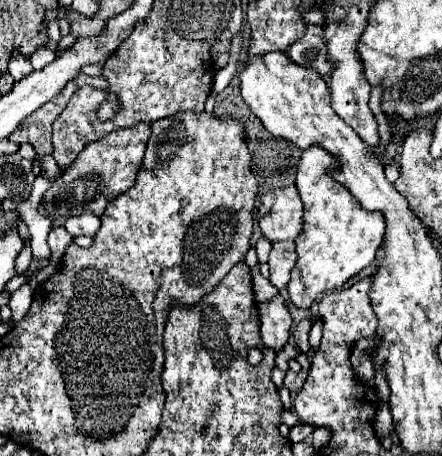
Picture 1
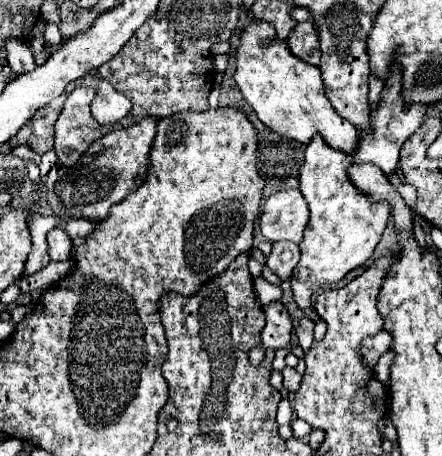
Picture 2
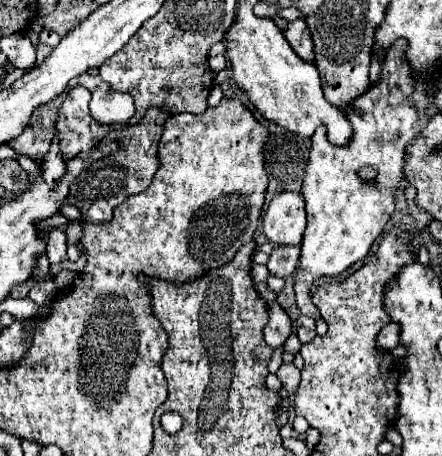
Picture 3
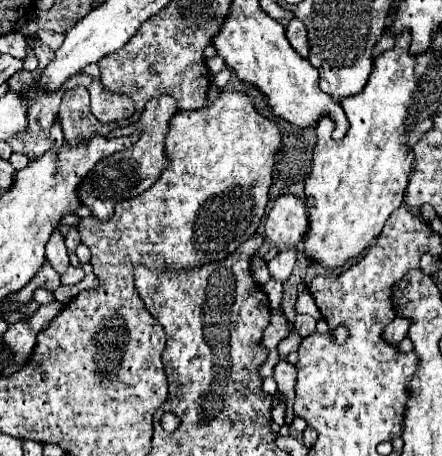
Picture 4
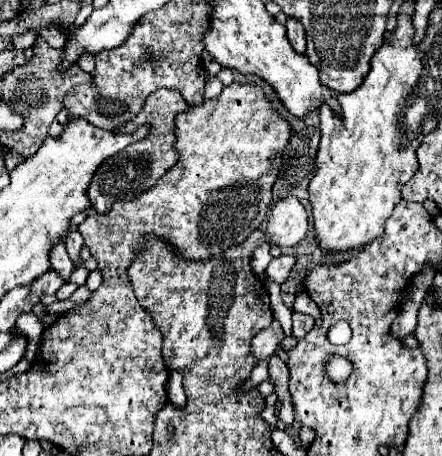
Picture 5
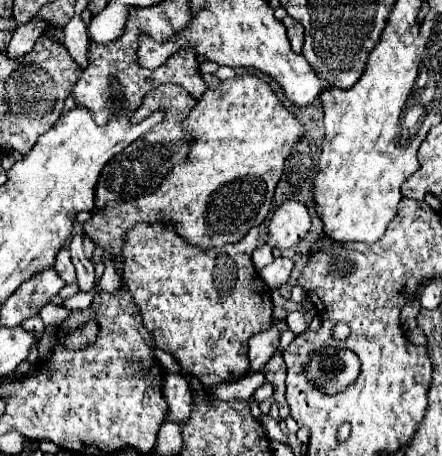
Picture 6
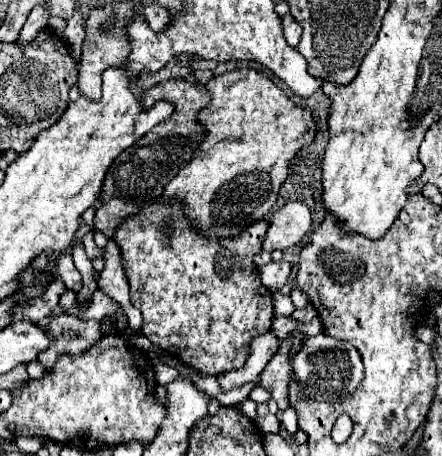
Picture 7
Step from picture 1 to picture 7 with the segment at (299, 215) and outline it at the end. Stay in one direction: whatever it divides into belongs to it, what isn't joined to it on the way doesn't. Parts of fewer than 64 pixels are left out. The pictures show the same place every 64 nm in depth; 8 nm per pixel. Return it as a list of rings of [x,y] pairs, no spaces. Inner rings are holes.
[[[290,202],[276,210],[270,218],[270,228],[266,232],[262,248],[266,252],[290,248],[304,238],[304,234],[310,230],[310,224],[312,218],[308,206],[304,202]]]

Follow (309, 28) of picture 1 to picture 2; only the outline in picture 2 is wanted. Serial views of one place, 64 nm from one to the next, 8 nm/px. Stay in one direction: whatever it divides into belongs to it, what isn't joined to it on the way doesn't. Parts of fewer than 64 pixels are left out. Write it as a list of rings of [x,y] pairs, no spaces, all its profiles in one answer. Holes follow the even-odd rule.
[[[298,22],[294,30],[288,36],[288,48],[292,50],[294,56],[300,60],[318,66],[320,62],[320,52],[318,52],[318,36],[316,30],[310,22]]]

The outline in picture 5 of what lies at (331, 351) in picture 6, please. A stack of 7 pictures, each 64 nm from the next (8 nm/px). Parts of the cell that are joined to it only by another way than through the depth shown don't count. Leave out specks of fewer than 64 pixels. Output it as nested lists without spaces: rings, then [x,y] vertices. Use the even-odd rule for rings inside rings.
[[[332,354],[330,360],[326,362],[324,366],[324,372],[326,376],[334,382],[334,384],[340,384],[344,380],[348,380],[348,376],[352,374],[352,362],[346,358],[346,356],[340,356],[340,354]]]

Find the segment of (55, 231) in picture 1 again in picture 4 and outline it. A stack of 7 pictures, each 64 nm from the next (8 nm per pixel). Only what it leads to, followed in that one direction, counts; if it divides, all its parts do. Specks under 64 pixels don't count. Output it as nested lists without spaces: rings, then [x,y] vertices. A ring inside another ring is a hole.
[[[56,230],[48,244],[46,244],[46,260],[50,262],[50,266],[58,272],[58,274],[64,274],[70,266],[70,260],[68,260],[68,252],[66,252],[66,246],[64,246],[64,236],[60,230]]]

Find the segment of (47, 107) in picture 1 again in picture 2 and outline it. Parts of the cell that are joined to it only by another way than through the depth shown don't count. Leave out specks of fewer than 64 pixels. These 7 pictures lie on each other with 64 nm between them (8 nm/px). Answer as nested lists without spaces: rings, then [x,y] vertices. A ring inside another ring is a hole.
[[[70,84],[66,88],[66,92],[52,100],[52,104],[46,104],[44,108],[40,108],[40,112],[36,112],[36,116],[32,116],[32,120],[28,120],[28,124],[24,124],[24,128],[10,140],[10,146],[30,146],[36,154],[44,154],[54,146],[54,122],[58,118],[58,112],[62,110],[62,104],[66,100],[66,96],[76,88],[78,84]]]

